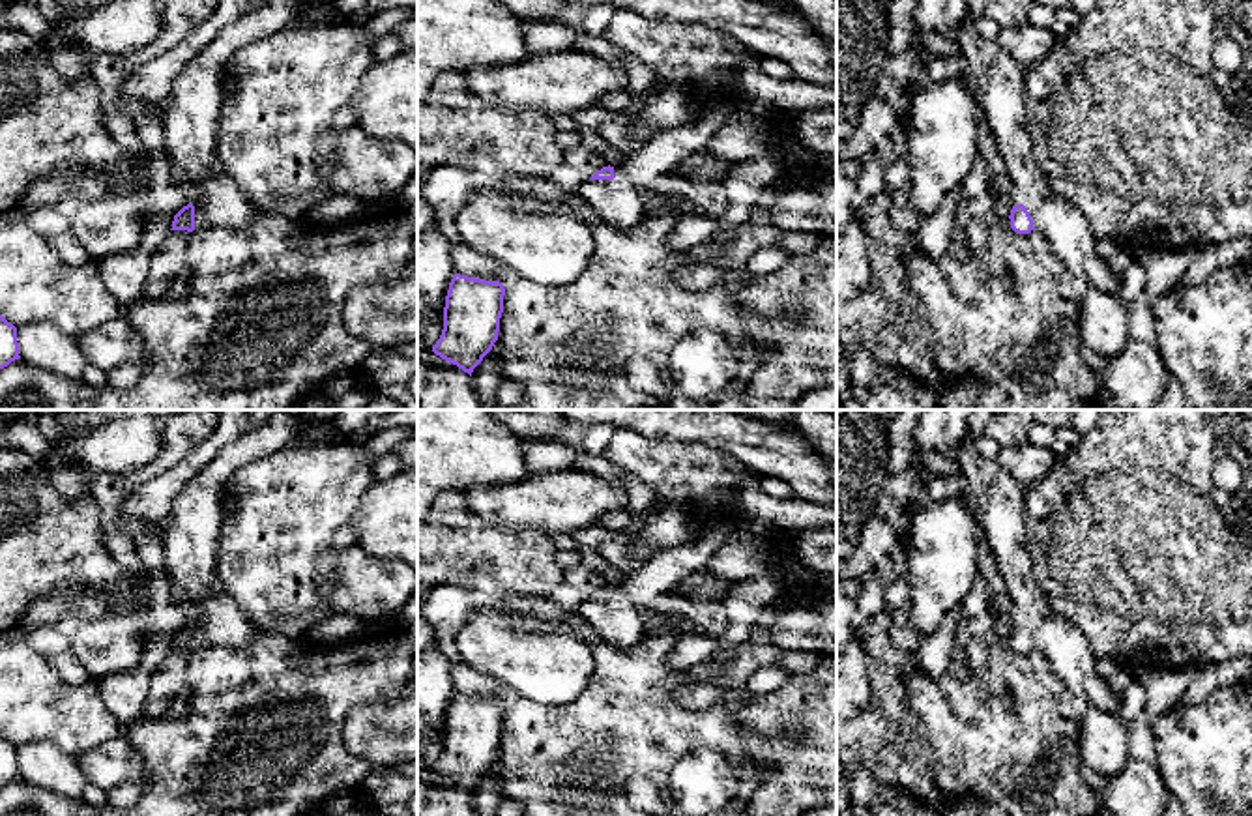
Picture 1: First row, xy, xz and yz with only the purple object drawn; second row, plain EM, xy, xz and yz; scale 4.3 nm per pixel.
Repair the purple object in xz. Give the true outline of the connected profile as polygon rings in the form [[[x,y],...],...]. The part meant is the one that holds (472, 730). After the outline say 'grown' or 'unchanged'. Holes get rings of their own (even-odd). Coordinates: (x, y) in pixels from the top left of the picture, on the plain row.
[[[455,692],[445,715],[444,749],[432,771],[472,795],[498,760],[505,707]]] | unchanged

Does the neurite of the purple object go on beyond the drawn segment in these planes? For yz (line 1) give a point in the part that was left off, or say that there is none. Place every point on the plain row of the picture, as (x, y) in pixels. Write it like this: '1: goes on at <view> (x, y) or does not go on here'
1: does not go on here

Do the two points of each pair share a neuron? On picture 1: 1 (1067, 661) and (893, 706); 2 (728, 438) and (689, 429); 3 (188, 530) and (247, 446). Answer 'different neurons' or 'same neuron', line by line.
1: different neurons
2: same neuron
3: same neuron

